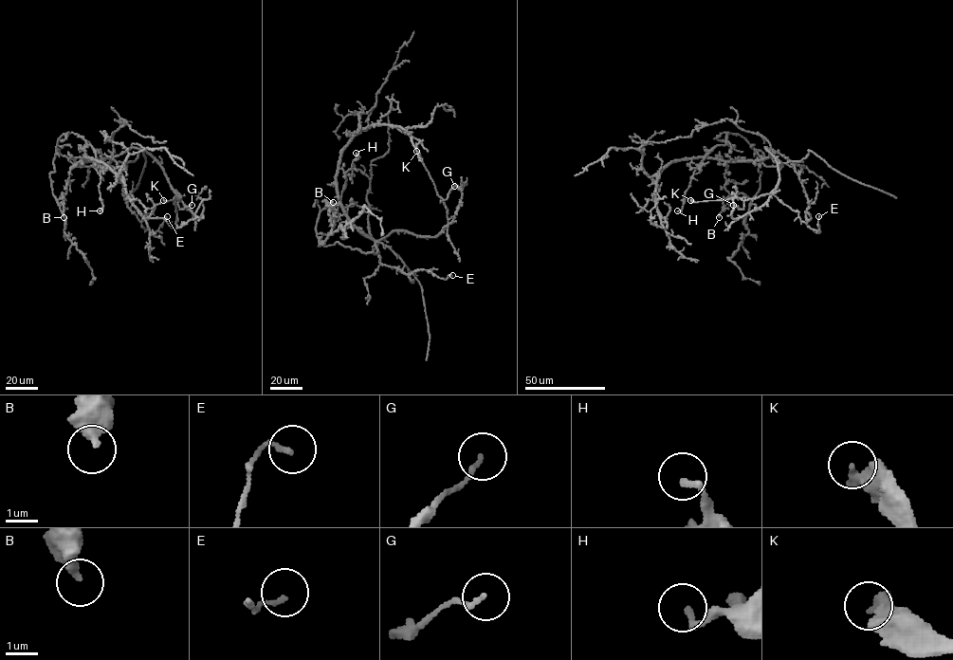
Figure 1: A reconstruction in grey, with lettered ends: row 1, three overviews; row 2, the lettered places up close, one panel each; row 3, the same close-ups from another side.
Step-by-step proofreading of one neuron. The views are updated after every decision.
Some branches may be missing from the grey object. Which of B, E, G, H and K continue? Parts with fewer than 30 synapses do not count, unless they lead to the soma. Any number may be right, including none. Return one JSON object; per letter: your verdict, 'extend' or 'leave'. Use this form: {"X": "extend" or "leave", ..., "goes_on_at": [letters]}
{"B": "leave", "E": "leave", "G": "leave", "H": "leave", "K": "leave", "goes_on_at": []}

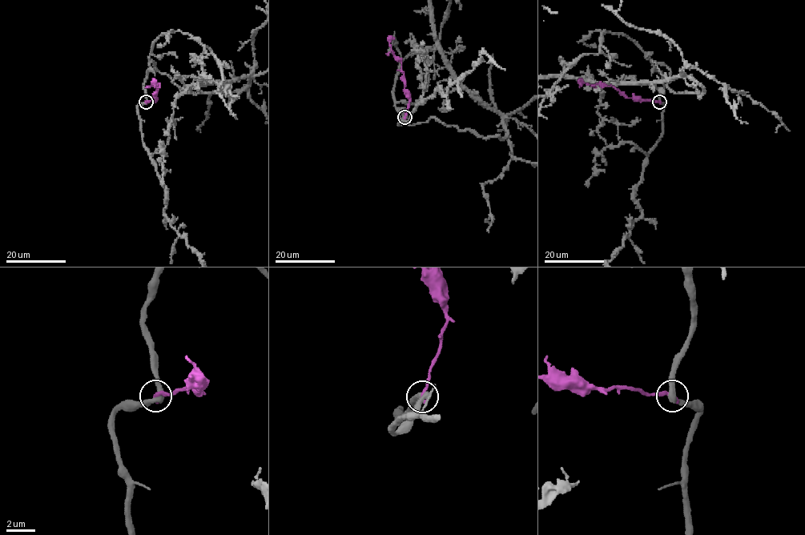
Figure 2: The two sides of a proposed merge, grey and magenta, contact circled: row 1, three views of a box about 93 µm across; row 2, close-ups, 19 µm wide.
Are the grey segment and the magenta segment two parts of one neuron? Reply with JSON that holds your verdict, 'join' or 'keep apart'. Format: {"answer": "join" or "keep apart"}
{"answer": "join"}

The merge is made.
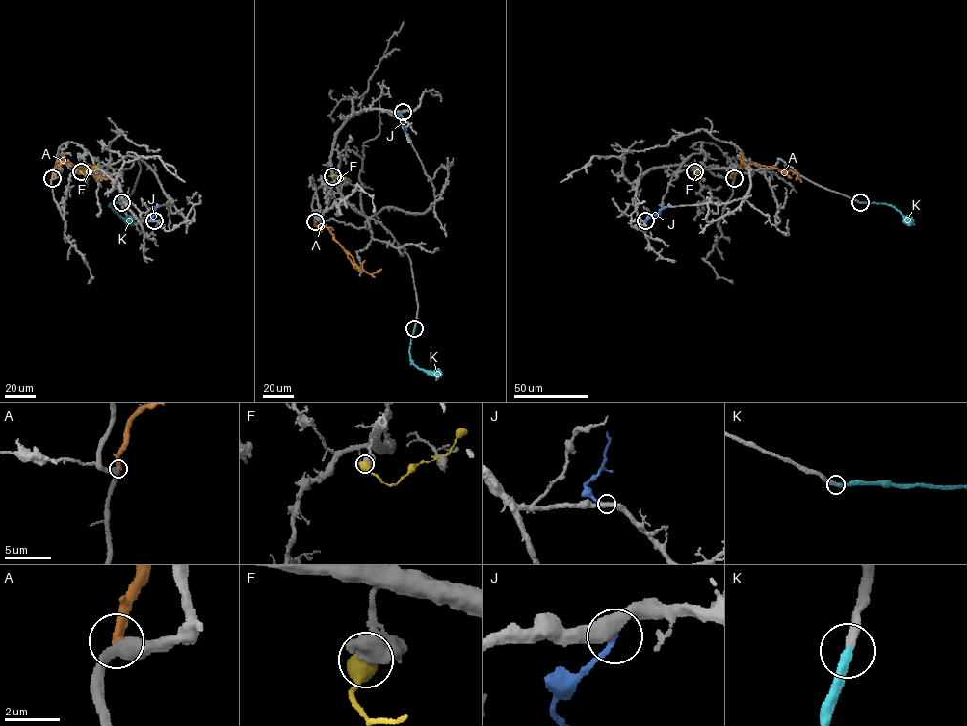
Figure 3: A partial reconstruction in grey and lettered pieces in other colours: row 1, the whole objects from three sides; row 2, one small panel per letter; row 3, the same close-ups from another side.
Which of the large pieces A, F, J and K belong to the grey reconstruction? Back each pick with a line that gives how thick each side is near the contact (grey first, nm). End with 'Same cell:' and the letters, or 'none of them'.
K: Thickness 360 nm (grey) against 360 nm
Same cell: K

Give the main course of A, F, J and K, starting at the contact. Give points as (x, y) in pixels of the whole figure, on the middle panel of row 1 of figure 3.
A: (315, 221), (316, 225), (328, 228), (356, 268), (362, 268), (369, 274), (381, 269)
F: (332, 176), (348, 179)
J: (403, 112), (399, 116), (405, 132)
K: (414, 328), (409, 350), (410, 361), (420, 368), (441, 374)

